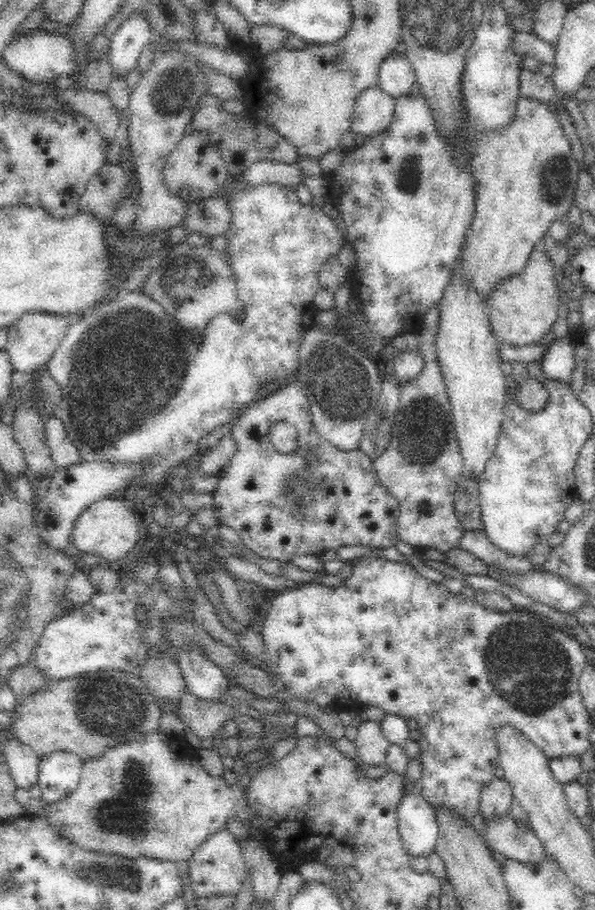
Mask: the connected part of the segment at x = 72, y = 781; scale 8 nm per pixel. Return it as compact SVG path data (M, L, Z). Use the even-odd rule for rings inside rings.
M54 750L40 756L36 780L42 790L42 800L52 804L66 798L80 782L82 764L74 752Z

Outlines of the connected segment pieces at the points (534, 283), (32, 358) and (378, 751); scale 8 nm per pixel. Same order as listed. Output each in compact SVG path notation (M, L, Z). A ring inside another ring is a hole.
M542 244L534 246L524 268L506 278L500 278L484 298L494 334L512 344L514 348L524 348L530 344L538 344L542 338L550 334L554 324L558 322L558 282L554 278L554 264L546 256Z
M24 312L16 322L6 326L6 346L2 348L8 356L8 362L14 372L36 372L38 368L44 368L50 360L54 348L58 346L62 334L72 326L70 318L46 314L46 312Z
M366 720L366 722L356 722L358 734L356 734L356 750L358 756L370 764L370 766L380 766L386 762L386 752L392 746L392 742L386 738L382 724L374 722L374 720Z

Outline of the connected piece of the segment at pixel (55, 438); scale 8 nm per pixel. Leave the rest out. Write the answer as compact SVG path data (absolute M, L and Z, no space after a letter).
M50 414L44 422L44 444L50 448L50 458L58 468L68 468L80 462L78 448L68 438L68 430L58 414Z

